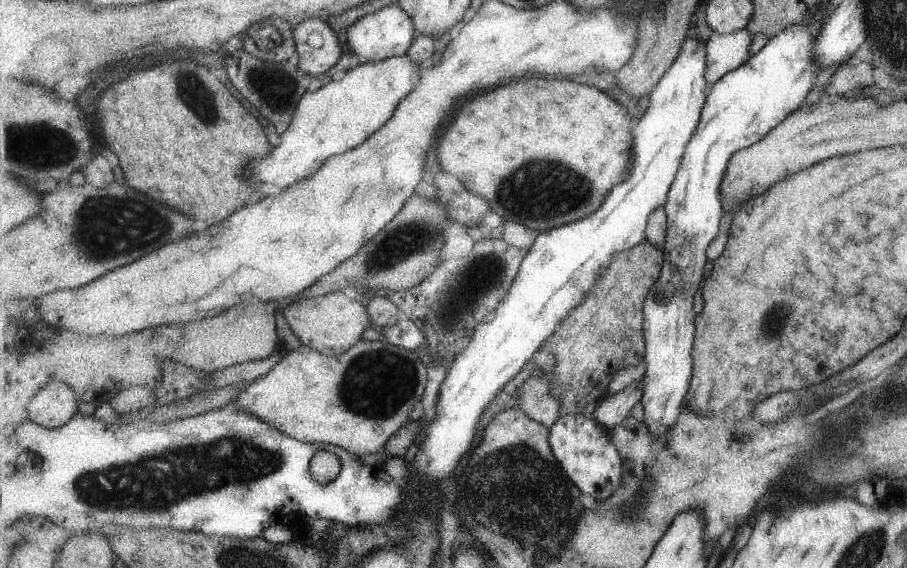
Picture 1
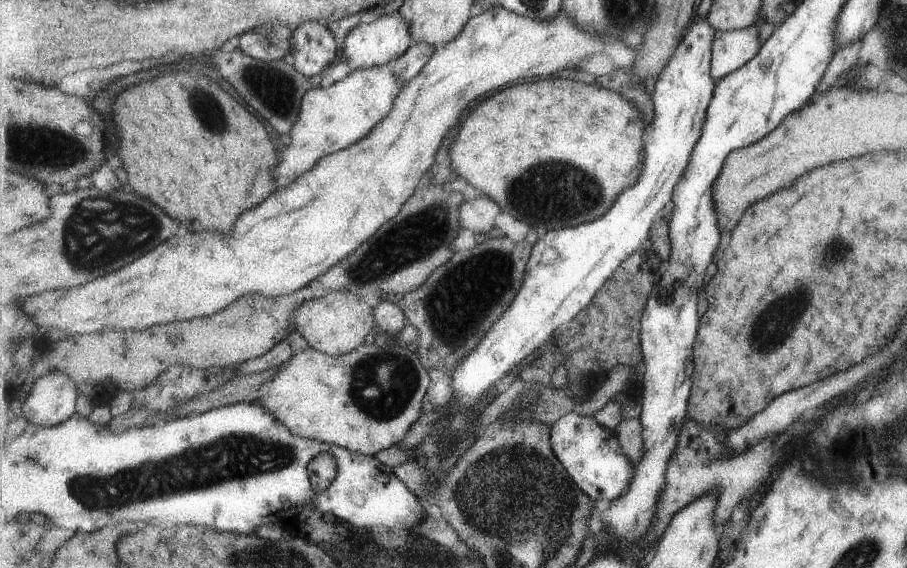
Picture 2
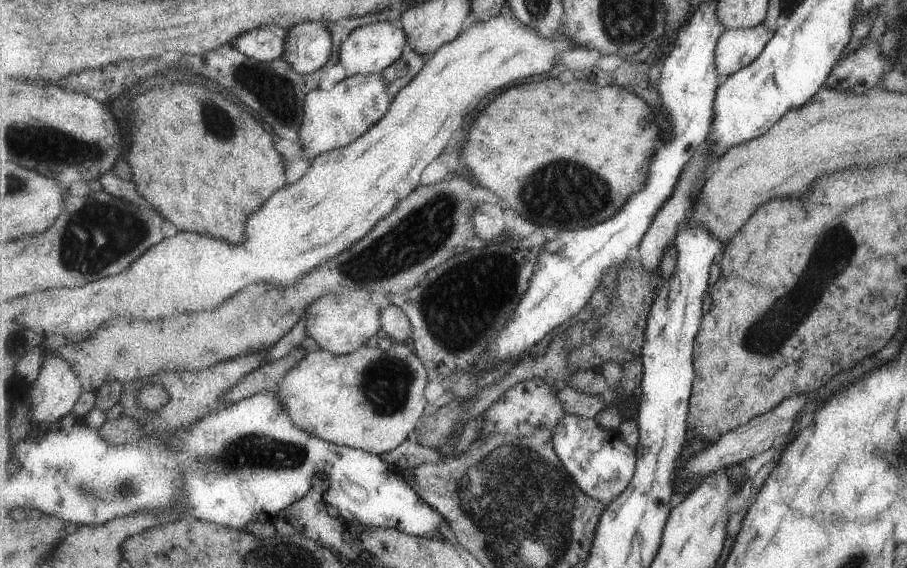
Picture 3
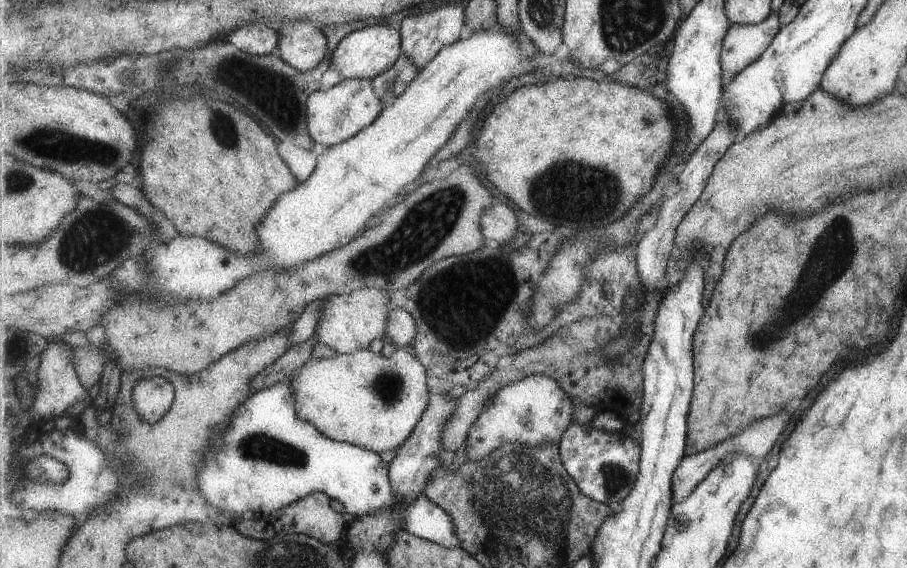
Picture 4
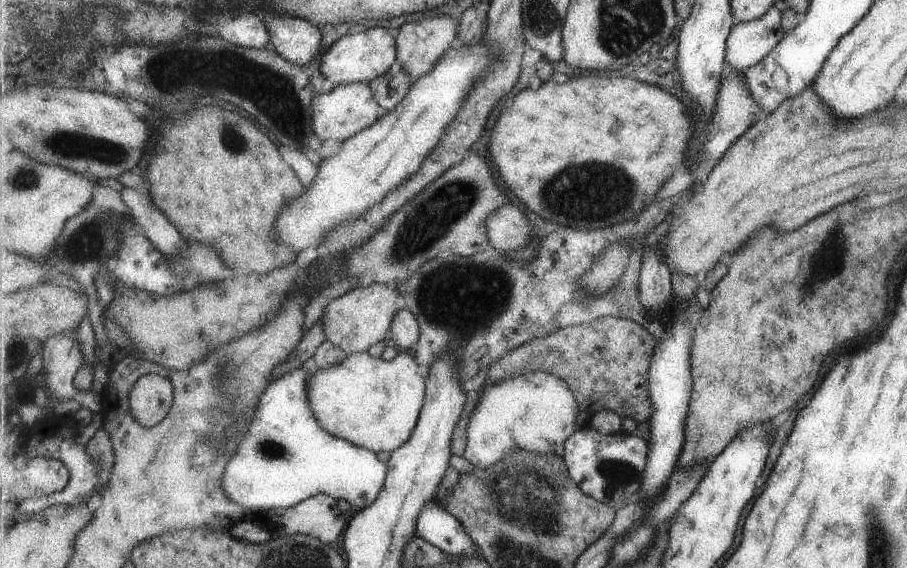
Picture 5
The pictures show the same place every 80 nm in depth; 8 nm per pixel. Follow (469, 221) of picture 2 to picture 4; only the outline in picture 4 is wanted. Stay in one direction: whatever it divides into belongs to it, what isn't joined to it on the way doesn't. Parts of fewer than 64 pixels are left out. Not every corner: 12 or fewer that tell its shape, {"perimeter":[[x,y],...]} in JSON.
{"perimeter":[[495,202],[482,217],[486,238],[504,247],[519,226],[515,210]]}

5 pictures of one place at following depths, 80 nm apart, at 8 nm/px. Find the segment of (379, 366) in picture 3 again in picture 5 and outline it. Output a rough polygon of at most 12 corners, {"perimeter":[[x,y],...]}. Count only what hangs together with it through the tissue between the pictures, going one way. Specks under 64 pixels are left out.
{"perimeter":[[415,357],[318,368],[309,400],[333,436],[392,453],[427,382]]}

